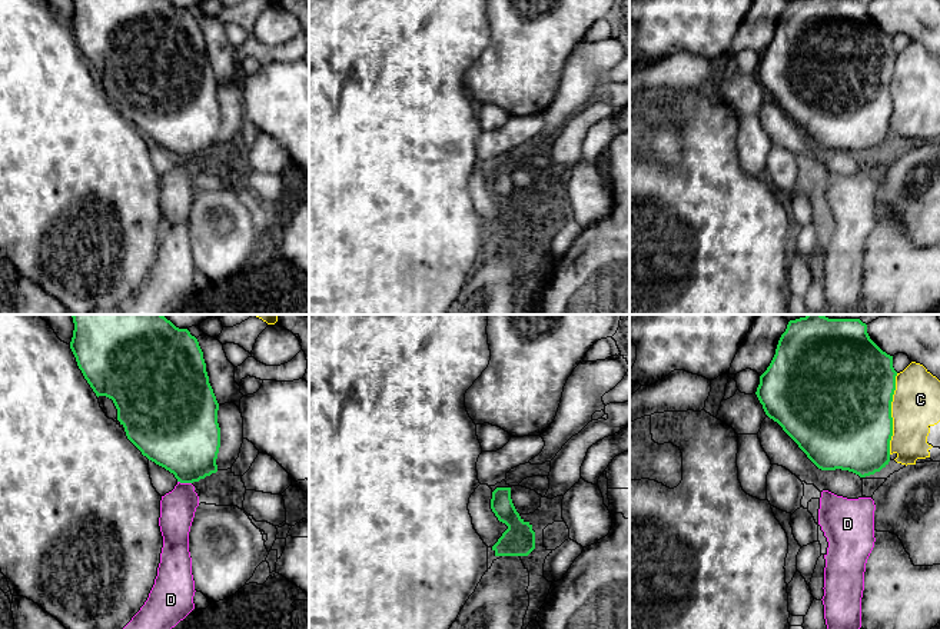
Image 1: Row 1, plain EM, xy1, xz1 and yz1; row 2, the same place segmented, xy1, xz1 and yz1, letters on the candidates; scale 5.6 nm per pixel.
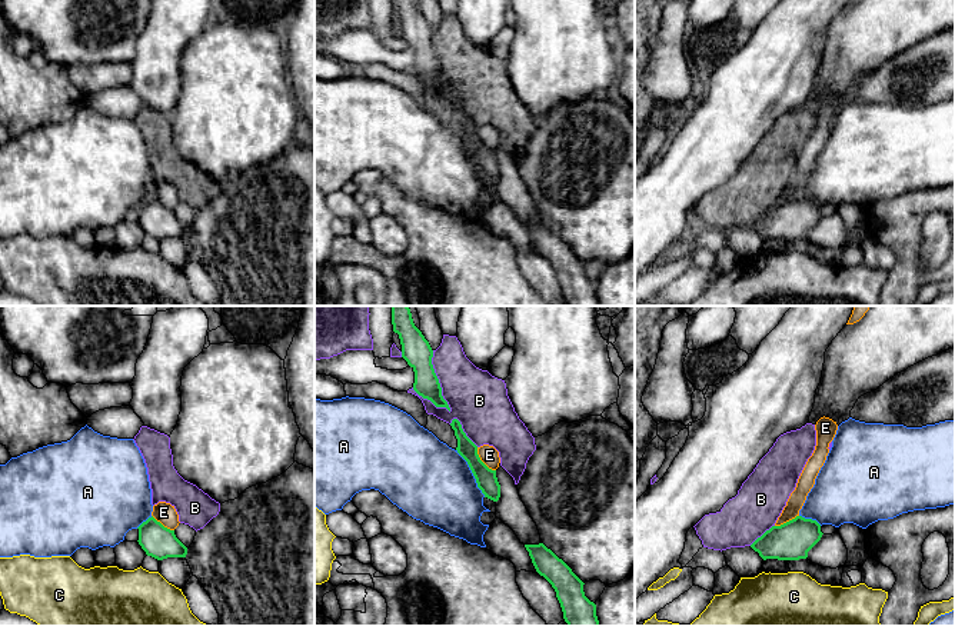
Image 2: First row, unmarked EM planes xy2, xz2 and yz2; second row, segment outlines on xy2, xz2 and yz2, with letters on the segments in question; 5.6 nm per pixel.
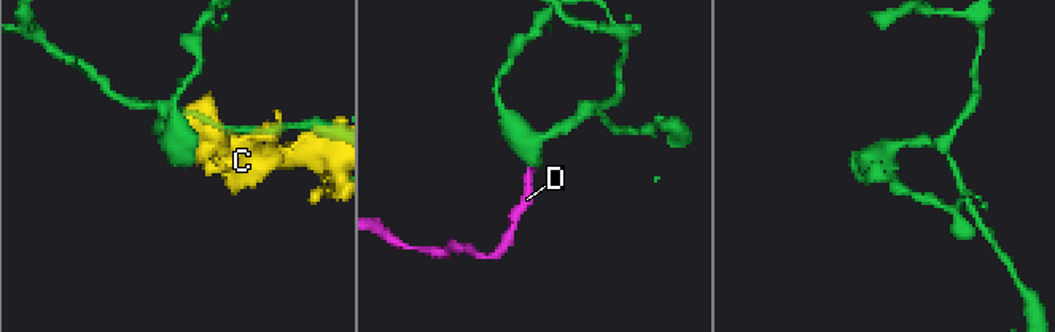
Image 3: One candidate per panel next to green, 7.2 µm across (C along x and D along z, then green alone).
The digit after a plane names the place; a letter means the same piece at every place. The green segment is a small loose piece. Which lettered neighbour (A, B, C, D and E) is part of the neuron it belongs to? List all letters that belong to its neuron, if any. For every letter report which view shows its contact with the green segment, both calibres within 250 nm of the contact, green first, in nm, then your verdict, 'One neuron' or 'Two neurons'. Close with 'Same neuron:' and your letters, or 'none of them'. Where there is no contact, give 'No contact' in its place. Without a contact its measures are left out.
A: Touches green in xz2. Thickness 120 nm (green) against 440 nm. Two neurons
B: Touches green in xz2. Thickness 160 nm (green) against 320 nm. Two neurons
C: Touches green in yz1. Thickness 500 nm (green) against 280 nm. Two neurons
D: Touches green in xy1. Thickness 400 nm (green) against 200 nm. One neuron
E: Touches green in xz2. Thickness 120 nm (green) against 100 nm. Two neurons
Same neuron: D

